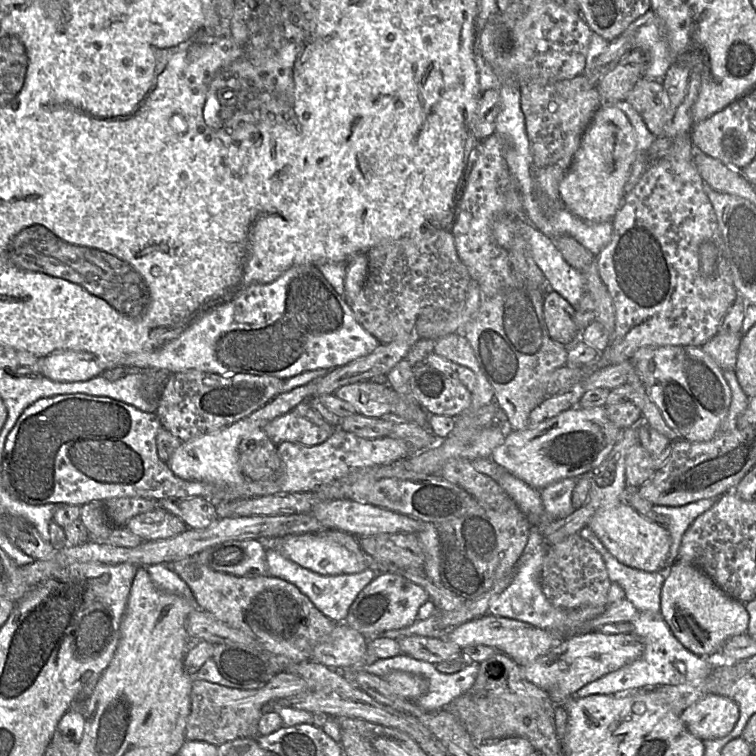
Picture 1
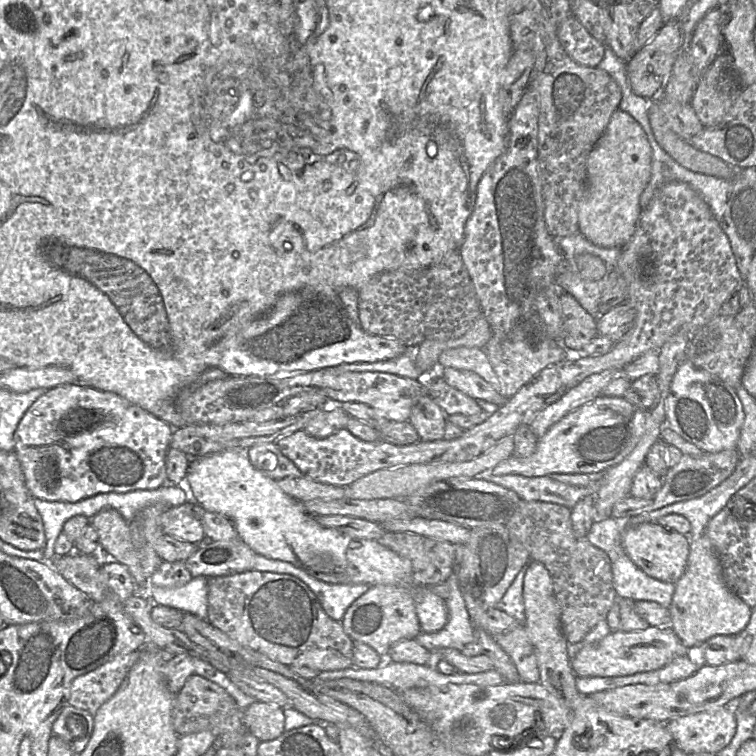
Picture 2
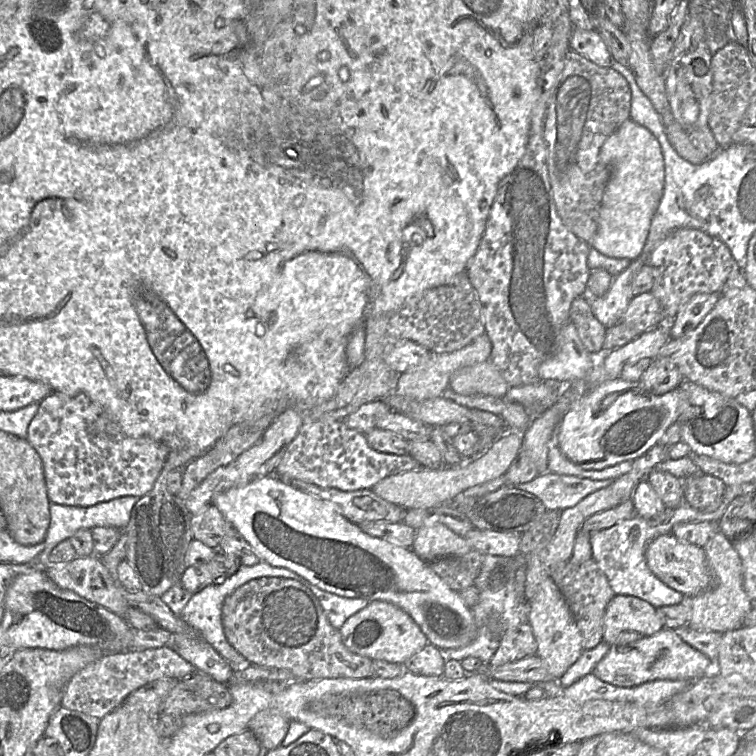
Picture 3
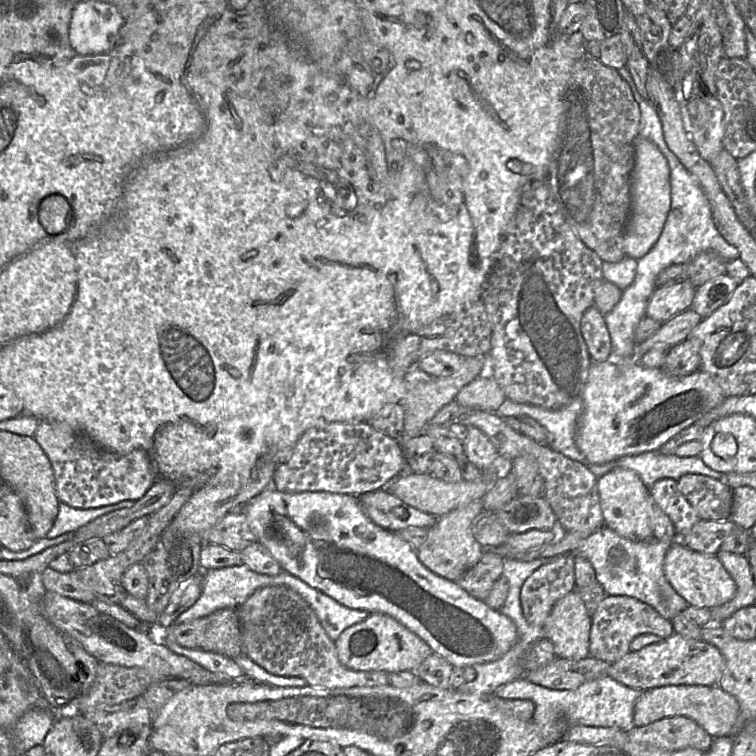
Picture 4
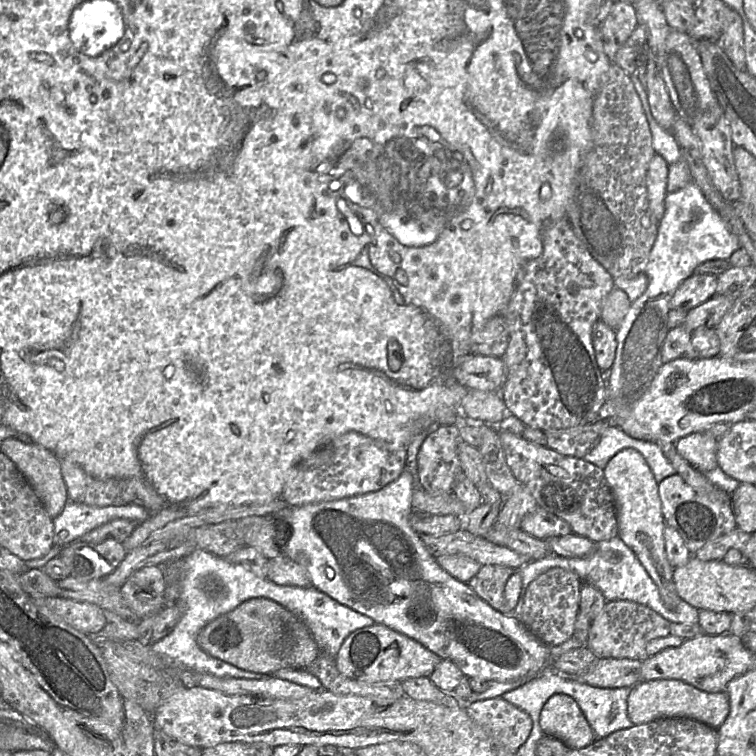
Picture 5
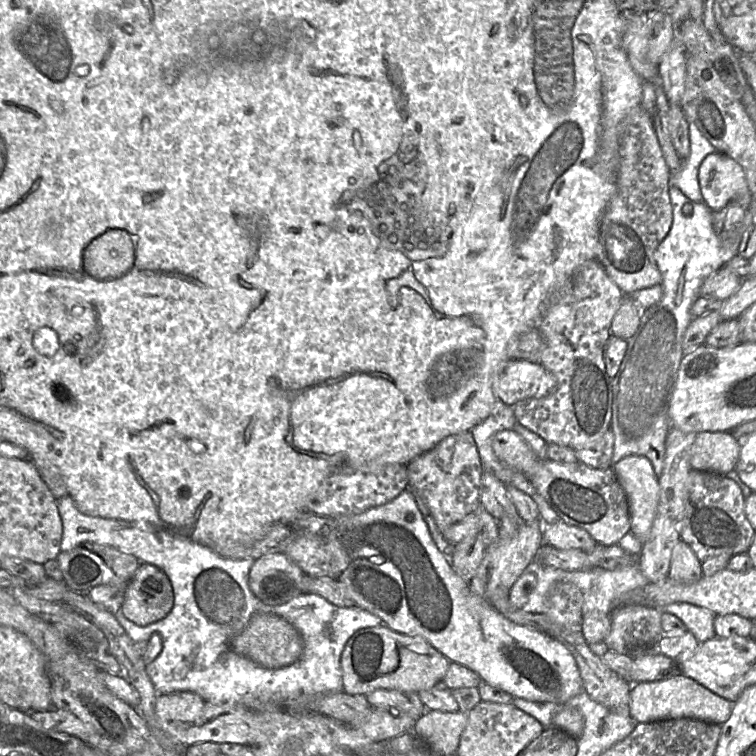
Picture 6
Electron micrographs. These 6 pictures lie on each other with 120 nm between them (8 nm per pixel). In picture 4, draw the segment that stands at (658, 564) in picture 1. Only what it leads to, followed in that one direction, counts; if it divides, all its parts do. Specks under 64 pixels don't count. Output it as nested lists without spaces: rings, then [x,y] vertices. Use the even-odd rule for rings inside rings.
[[[679,539],[674,541],[667,550],[663,570],[671,586],[691,606],[710,609],[728,602],[736,593],[734,580],[716,555],[694,551]]]

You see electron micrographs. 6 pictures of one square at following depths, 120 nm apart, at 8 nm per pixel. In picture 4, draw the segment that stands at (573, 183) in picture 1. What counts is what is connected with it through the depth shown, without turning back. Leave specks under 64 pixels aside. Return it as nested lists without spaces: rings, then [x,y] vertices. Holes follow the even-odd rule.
[[[638,135],[631,177],[631,212],[623,235],[626,257],[640,259],[659,238],[670,208],[670,172],[666,158],[650,140]]]

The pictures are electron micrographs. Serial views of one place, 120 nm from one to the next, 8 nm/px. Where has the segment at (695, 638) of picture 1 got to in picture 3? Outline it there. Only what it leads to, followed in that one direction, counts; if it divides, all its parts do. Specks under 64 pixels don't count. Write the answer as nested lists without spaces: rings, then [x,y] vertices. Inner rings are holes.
[[[719,530],[703,547],[713,584],[705,591],[685,597],[681,604],[689,604],[691,617],[687,625],[697,631],[724,633],[742,627],[745,616],[752,609],[749,597],[744,589],[743,565],[733,546],[733,541],[726,538]]]

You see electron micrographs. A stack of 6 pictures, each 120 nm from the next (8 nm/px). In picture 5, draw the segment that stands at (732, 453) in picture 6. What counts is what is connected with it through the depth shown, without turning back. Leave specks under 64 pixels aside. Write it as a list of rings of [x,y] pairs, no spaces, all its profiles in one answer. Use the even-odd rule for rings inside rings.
[[[692,433],[675,442],[675,448],[693,468],[706,473],[718,467],[718,438],[709,433]]]

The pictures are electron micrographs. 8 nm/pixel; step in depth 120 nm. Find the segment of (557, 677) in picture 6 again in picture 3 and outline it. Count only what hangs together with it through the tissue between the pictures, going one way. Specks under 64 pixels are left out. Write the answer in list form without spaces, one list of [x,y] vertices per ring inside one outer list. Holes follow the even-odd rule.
[[[268,475],[258,477],[245,486],[231,488],[227,491],[218,493],[213,498],[212,505],[214,505],[222,513],[225,519],[240,533],[240,535],[246,539],[261,561],[267,562],[272,566],[284,567],[292,570],[320,589],[342,597],[362,598],[367,599],[370,602],[375,600],[390,602],[406,611],[420,626],[429,642],[440,650],[464,647],[470,644],[478,635],[479,628],[476,624],[472,609],[465,604],[457,591],[451,589],[446,582],[431,569],[429,563],[420,559],[410,548],[399,546],[387,540],[372,537],[364,533],[358,524],[346,519],[337,505],[331,501],[320,499],[294,488],[290,483],[283,481],[275,475]]]

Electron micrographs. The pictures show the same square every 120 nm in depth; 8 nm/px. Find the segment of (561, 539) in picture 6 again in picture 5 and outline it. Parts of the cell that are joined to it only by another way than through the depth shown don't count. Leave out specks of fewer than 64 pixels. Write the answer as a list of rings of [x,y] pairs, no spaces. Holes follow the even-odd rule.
[[[540,506],[524,516],[520,529],[540,540],[572,533],[572,529],[566,521]]]

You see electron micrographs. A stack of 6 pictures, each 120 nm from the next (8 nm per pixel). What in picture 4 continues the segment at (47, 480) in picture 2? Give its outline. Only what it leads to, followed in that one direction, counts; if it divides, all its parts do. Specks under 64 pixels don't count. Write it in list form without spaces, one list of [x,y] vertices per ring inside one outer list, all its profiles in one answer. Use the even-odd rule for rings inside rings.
[[[49,420],[39,421],[33,437],[51,462],[59,501],[69,506],[89,509],[124,500],[137,501],[156,481],[148,454],[143,449],[126,455],[108,452],[69,424]]]

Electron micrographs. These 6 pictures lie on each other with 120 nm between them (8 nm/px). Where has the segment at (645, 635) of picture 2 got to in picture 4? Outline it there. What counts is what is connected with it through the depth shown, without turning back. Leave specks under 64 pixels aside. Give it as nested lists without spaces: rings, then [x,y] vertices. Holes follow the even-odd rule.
[[[673,633],[660,642],[638,651],[629,651],[620,660],[610,664],[607,675],[627,687],[639,690],[670,685],[714,686],[724,665],[724,657],[715,646],[701,639],[691,640]]]

